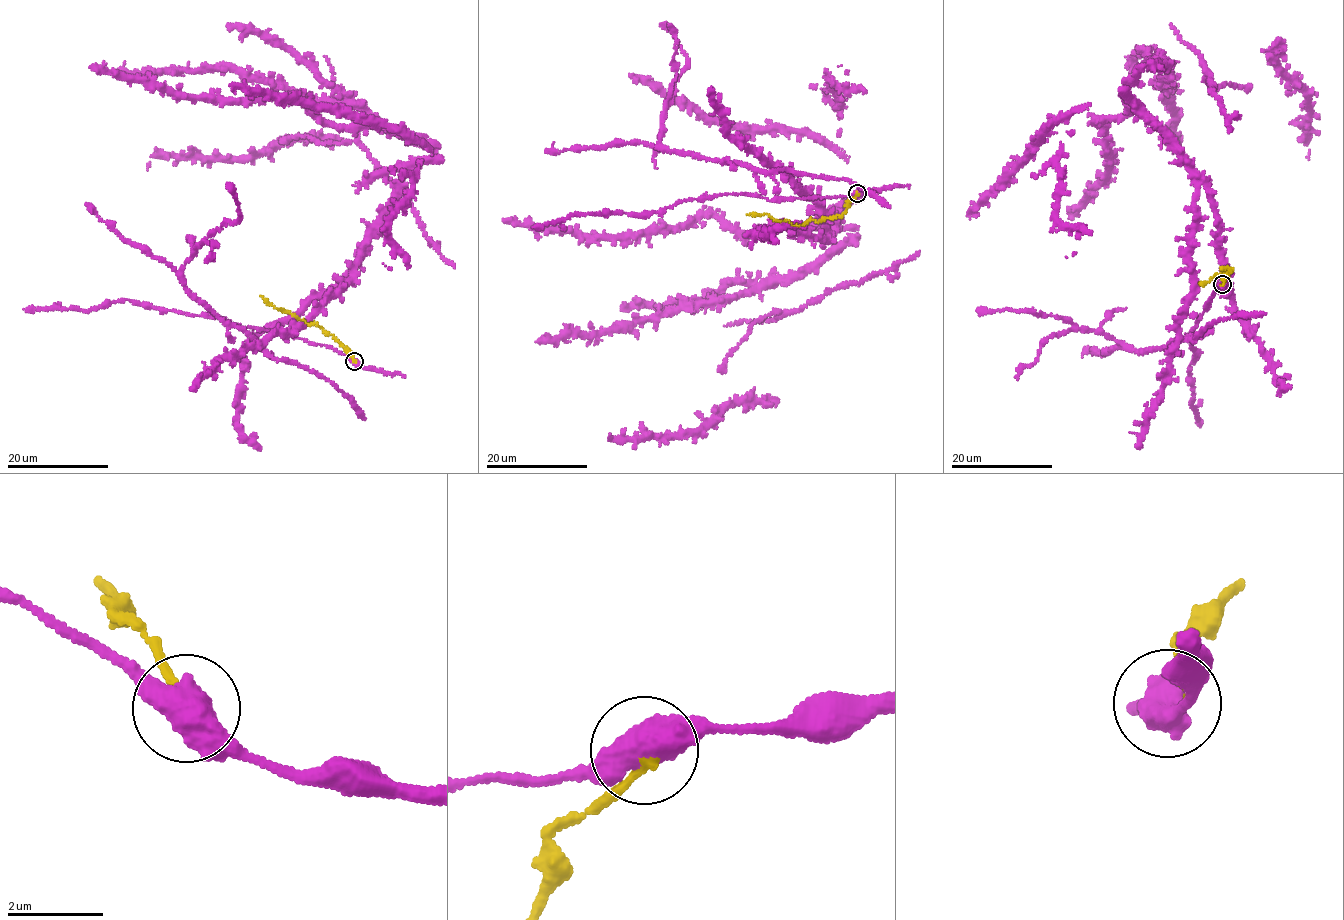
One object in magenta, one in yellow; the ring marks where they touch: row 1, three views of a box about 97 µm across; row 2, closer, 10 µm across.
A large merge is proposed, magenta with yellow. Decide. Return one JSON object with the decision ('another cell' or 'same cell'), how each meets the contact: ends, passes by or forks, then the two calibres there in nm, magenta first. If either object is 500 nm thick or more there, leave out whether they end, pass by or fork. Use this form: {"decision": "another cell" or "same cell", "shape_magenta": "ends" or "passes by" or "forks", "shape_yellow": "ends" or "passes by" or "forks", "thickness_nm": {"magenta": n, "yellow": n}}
{"decision": "another cell", "thickness_nm": {"magenta": 650, "yellow": 240}}

